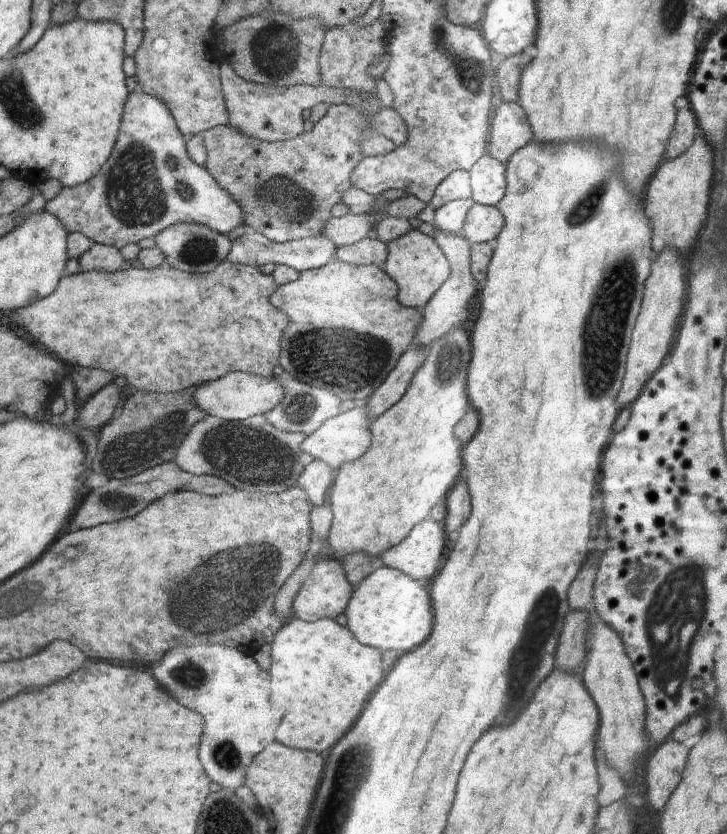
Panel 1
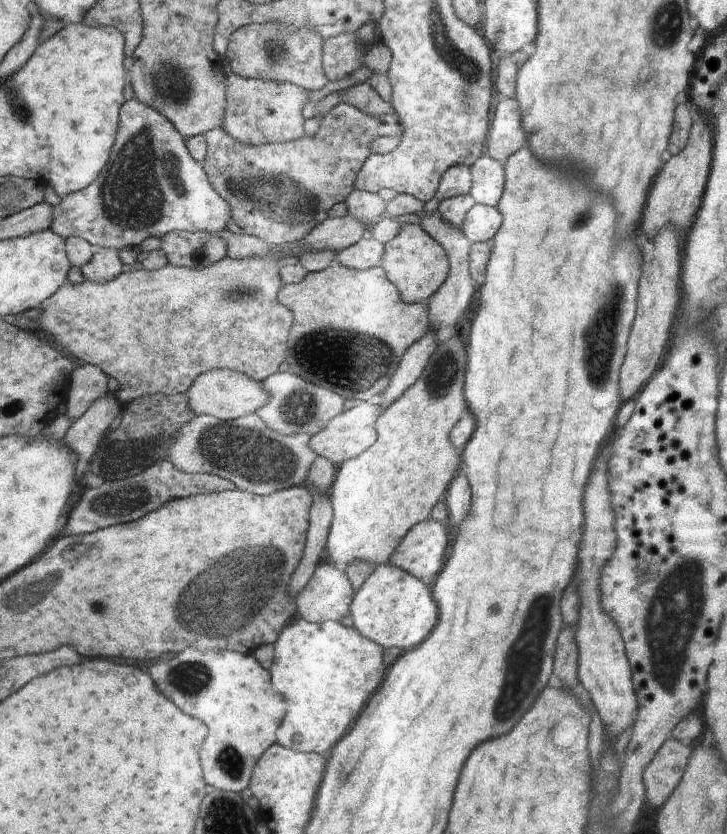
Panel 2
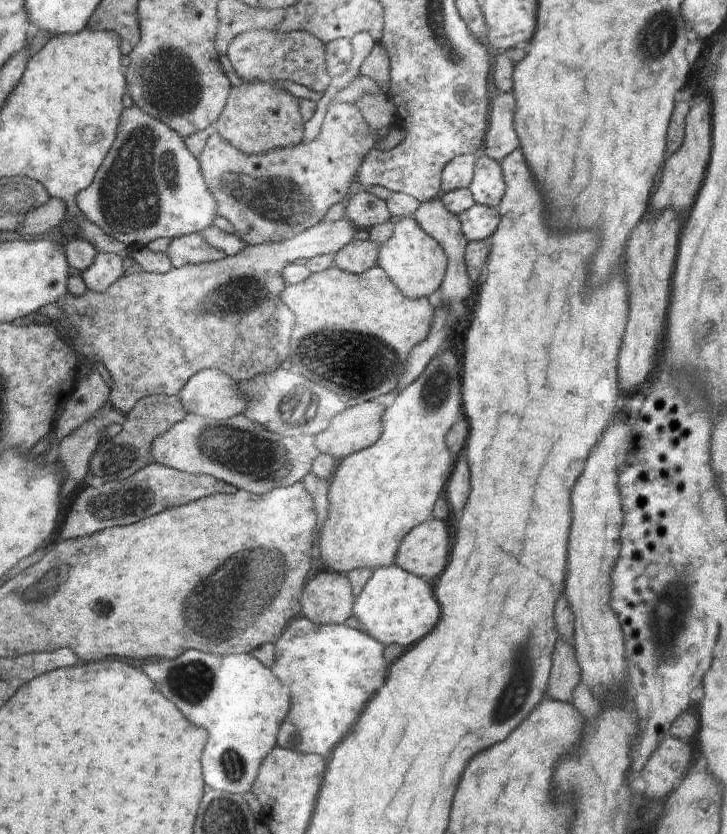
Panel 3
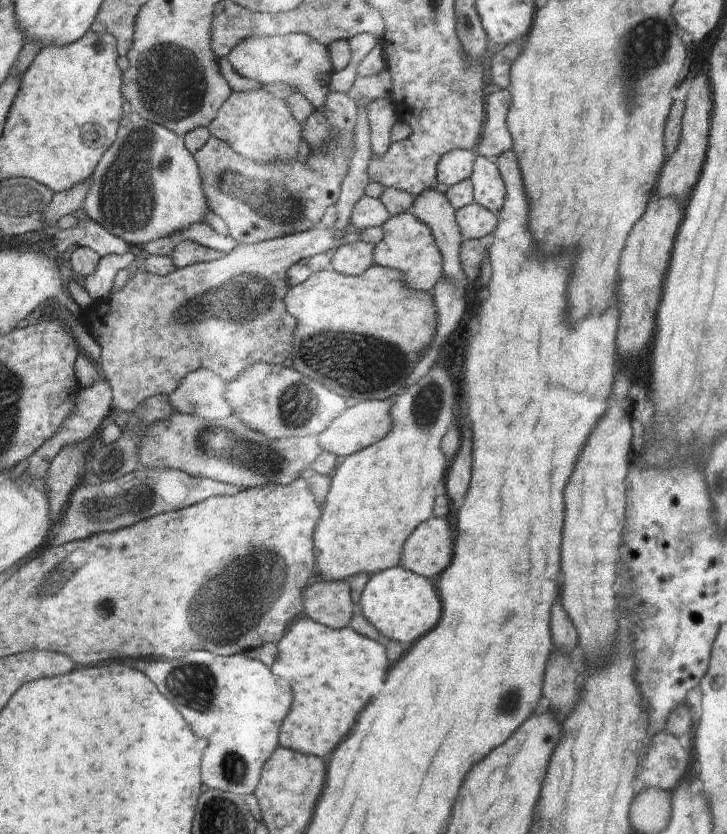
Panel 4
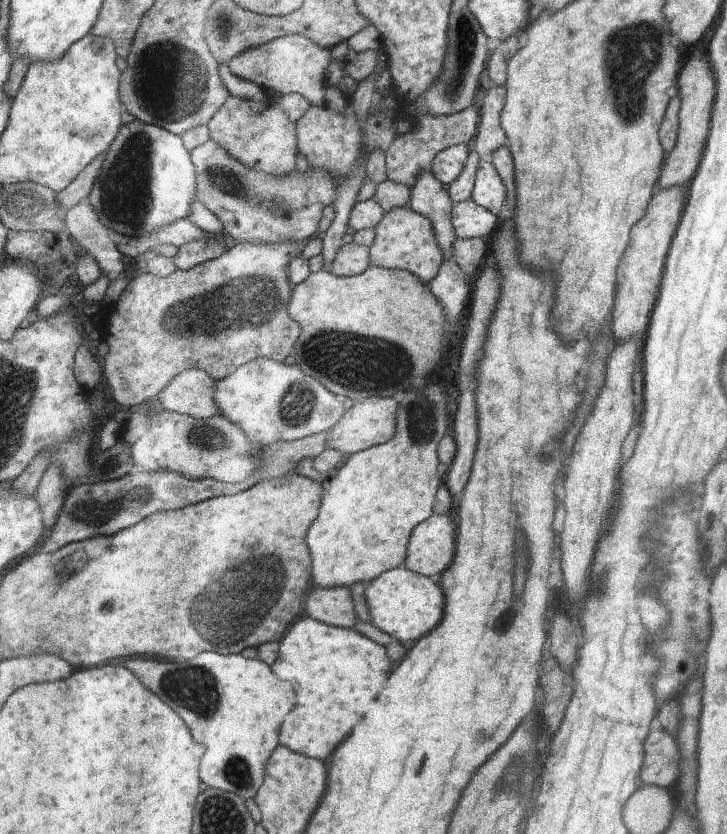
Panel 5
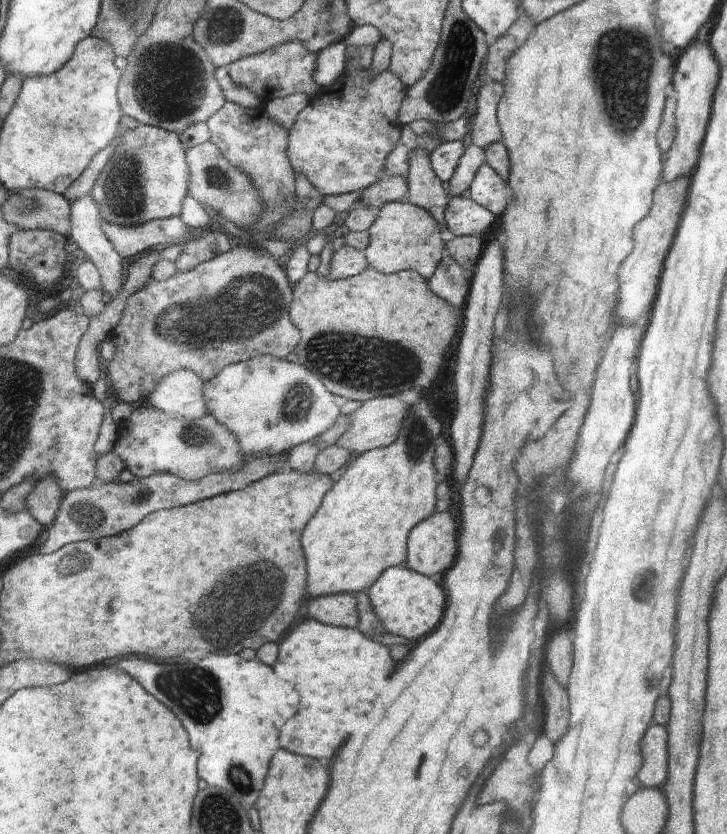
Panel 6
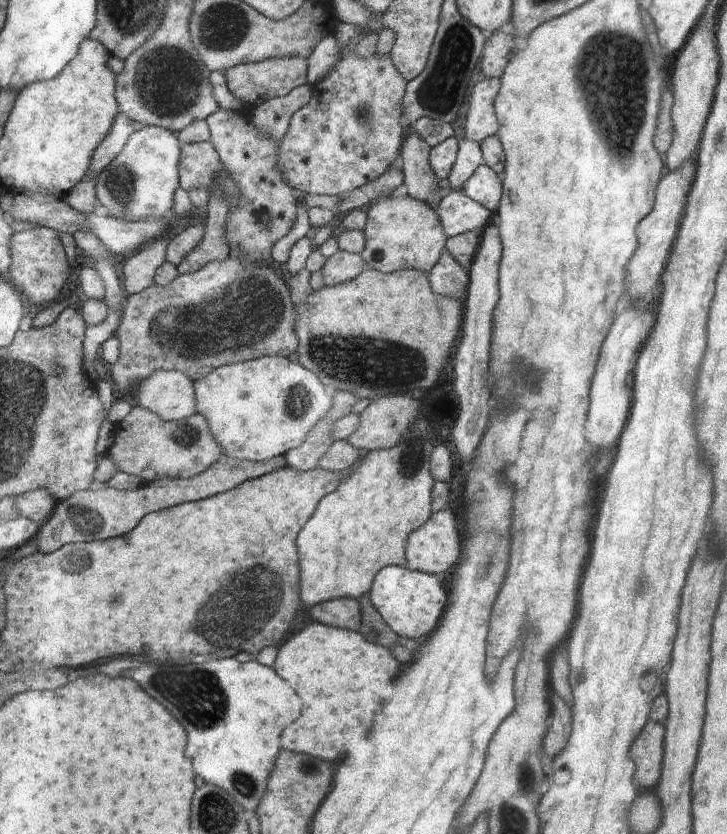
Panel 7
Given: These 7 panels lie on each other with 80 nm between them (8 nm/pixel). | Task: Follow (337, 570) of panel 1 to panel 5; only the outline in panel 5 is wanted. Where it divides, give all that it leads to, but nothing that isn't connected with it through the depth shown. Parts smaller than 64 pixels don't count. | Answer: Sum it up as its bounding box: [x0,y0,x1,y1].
[306,587,356,629]

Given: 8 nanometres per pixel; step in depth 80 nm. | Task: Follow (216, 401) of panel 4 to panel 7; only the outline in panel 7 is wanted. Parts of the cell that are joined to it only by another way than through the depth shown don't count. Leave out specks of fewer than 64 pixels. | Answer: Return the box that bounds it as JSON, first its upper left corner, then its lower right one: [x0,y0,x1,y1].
[132,371,197,422]

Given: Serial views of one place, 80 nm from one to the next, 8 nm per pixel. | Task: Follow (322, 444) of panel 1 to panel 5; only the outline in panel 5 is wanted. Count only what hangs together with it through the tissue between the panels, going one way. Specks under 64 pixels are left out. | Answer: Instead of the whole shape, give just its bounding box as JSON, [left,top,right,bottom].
[326,398,398,456]

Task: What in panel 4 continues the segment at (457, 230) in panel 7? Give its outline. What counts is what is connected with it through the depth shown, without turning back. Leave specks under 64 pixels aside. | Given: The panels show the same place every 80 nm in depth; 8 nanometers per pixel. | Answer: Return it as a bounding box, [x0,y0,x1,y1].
[455,201,497,241]

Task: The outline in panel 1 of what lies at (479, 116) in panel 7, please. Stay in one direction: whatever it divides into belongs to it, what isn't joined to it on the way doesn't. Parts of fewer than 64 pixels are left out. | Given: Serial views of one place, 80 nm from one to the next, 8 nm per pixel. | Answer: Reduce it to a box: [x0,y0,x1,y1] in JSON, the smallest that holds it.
[490,101,532,164]

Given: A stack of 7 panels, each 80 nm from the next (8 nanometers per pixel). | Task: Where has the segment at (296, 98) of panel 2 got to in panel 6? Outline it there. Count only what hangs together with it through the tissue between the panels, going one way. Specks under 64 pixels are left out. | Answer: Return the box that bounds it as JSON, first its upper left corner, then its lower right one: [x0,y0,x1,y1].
[206,102,296,247]

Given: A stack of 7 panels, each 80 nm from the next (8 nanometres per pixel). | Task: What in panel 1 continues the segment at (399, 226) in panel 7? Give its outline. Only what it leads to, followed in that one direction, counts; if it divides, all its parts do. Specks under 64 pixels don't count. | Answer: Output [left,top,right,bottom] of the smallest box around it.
[382,228,452,308]

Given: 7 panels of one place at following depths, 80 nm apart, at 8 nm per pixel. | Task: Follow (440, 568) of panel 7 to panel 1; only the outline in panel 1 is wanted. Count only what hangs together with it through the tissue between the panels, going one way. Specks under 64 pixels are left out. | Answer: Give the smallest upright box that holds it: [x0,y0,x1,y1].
[380,520,444,580]

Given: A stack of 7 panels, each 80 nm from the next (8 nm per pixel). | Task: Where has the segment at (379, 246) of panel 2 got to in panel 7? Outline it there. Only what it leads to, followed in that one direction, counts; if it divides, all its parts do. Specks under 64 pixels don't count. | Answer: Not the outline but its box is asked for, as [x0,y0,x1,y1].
[322,250,365,287]

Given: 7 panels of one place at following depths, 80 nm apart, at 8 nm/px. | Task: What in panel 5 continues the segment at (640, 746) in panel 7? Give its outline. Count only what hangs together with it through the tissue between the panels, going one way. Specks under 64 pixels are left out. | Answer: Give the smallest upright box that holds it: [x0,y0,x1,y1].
[638,729,681,790]

